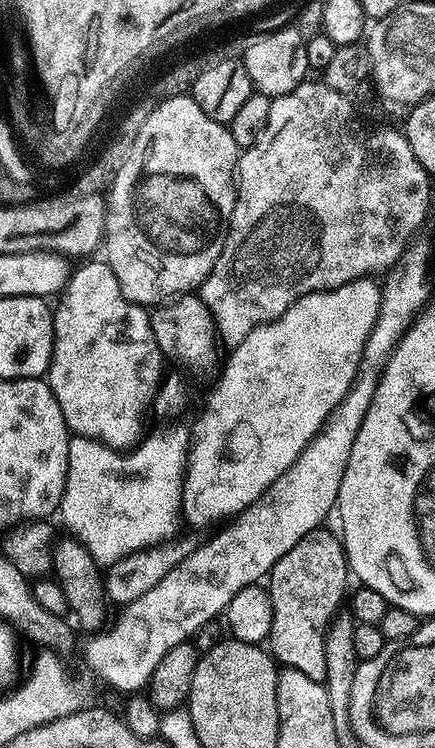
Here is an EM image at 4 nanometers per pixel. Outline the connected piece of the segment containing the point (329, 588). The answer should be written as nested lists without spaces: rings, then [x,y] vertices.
[[[321,526],[315,528],[310,534],[306,534],[306,538],[302,538],[302,542],[296,543],[291,550],[286,550],[286,554],[282,554],[282,558],[278,558],[278,562],[274,562],[271,572],[266,577],[266,587],[270,596],[270,602],[273,603],[273,625],[270,626],[270,632],[266,641],[267,647],[270,649],[271,655],[274,657],[277,665],[285,668],[293,668],[294,670],[302,670],[302,674],[306,674],[306,678],[311,680],[323,681],[326,678],[326,646],[324,639],[328,633],[328,624],[332,621],[332,617],[337,612],[341,611],[343,602],[346,600],[346,592],[344,596],[344,587],[347,586],[348,580],[350,581],[350,569],[348,566],[348,556],[344,552],[344,546],[341,537],[335,531],[327,532],[327,527]]]

